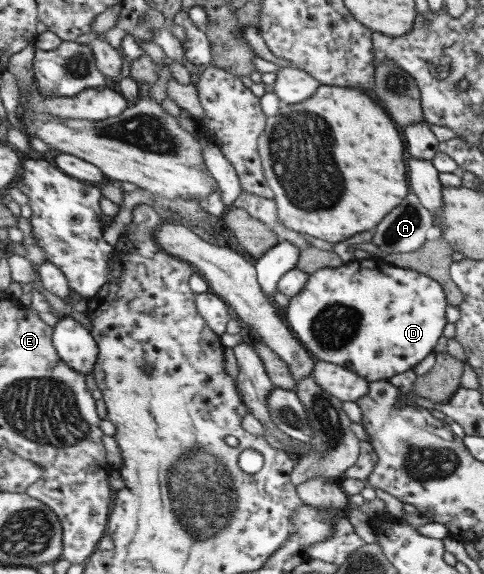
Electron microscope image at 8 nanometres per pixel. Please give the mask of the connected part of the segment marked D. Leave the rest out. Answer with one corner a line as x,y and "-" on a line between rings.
377,257
354,260
339,267
324,267
312,273
304,290
290,299
286,316
287,322
291,326
295,336
317,360
336,363
337,365
346,367
348,370
356,371
356,374
367,378
370,382
376,382
386,381
392,378
392,376
408,372
410,369
414,370
416,364
420,364
426,356
430,356
434,352
434,348
438,346
440,338
444,336
444,328
448,324
446,308
448,308
449,304
447,292
442,287
442,284
435,278
432,278
431,275
422,274
420,271
408,269
407,267
399,267
389,263
384,257

